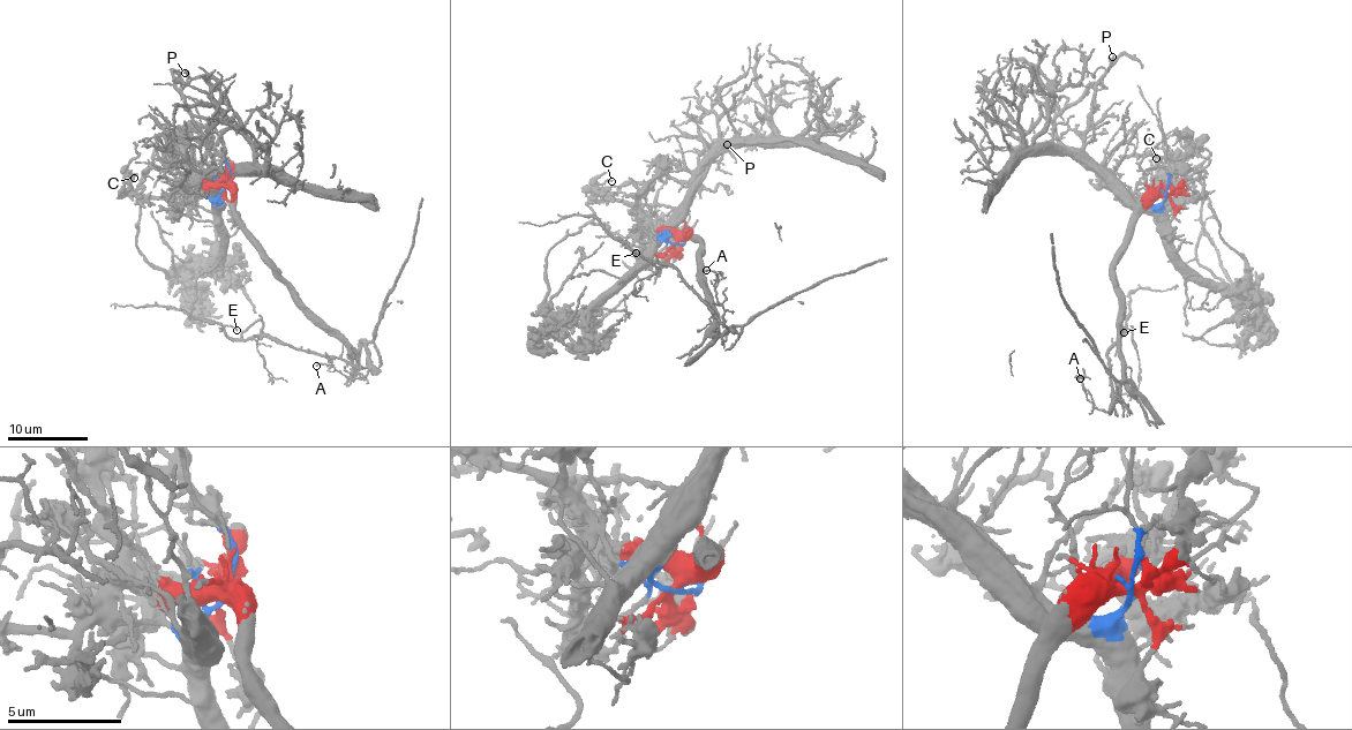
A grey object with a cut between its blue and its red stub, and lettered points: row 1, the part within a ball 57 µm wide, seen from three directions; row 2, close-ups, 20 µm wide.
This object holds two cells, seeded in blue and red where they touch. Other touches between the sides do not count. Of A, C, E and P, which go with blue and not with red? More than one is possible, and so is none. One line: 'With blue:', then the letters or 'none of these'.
With blue: P

